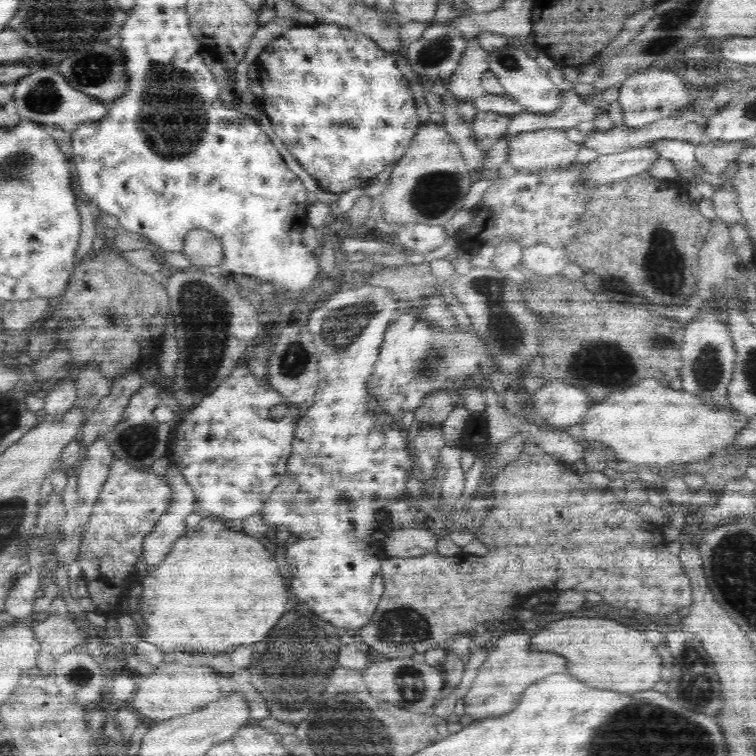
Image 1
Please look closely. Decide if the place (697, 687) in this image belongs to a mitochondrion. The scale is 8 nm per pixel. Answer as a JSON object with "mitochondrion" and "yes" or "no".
{"mitochondrion":"yes"}

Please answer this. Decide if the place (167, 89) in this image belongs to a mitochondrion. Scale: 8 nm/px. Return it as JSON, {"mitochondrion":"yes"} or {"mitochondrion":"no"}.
{"mitochondrion":"yes"}

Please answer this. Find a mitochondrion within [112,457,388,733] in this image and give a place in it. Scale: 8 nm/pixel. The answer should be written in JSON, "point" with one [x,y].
{"point":[291,666]}

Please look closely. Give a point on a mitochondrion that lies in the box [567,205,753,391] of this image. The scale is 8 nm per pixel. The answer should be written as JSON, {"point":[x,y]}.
{"point":[663,267]}

